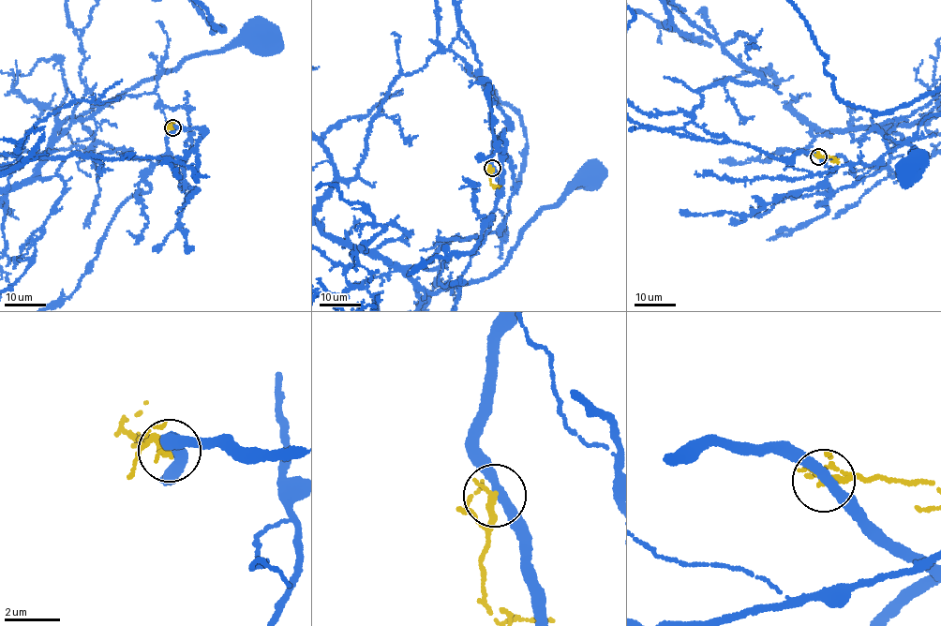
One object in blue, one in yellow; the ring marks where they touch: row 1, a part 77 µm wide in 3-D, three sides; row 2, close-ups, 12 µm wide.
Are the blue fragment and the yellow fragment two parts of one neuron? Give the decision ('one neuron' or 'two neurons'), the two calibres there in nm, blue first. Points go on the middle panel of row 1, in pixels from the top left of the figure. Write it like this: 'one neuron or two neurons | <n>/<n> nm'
two neurons | 360/280 nm

